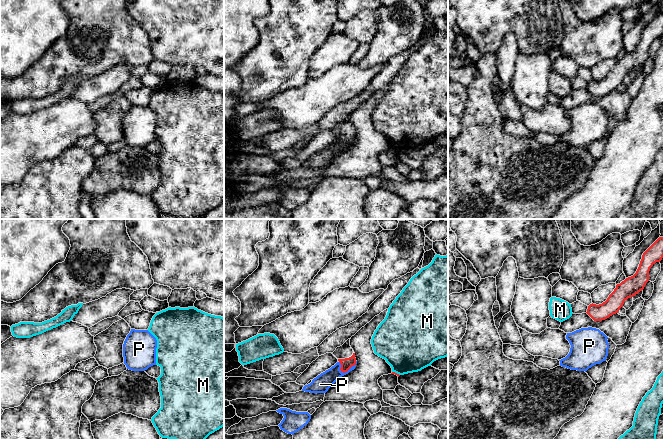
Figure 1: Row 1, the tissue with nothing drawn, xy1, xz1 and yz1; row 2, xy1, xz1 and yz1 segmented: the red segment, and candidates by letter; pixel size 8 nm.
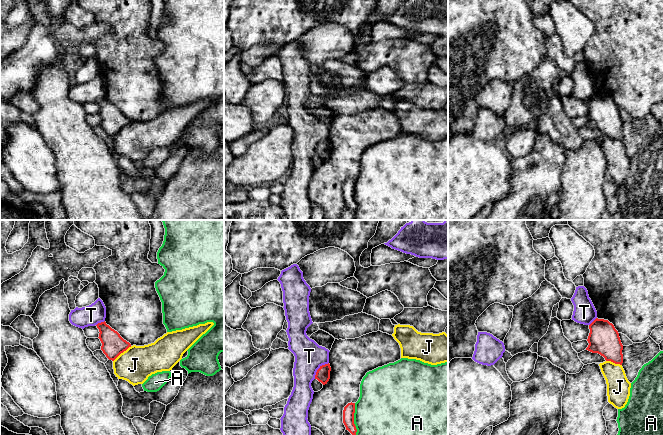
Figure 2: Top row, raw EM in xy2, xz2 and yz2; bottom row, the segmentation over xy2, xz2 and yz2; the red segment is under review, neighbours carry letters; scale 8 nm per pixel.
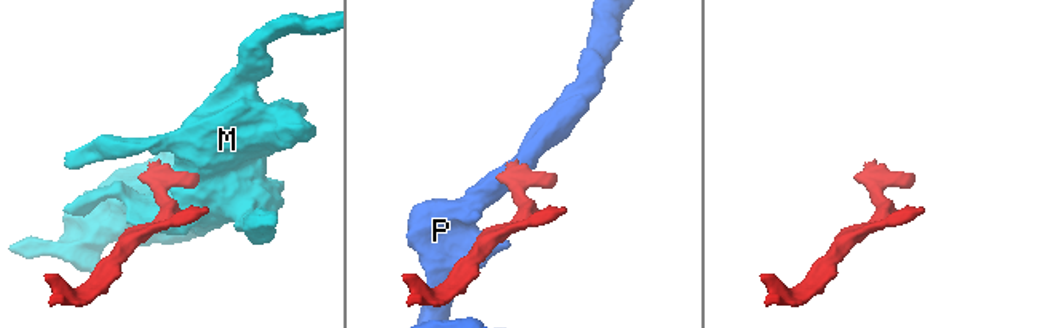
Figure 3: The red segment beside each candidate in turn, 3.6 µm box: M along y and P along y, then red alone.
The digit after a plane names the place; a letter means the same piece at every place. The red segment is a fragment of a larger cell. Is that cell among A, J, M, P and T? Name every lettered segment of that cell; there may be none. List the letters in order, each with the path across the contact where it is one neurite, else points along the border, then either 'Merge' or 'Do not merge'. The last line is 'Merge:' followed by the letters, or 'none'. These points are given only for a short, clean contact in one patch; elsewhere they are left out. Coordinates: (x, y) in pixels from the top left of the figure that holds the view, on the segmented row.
A: Do not merge
J: Do not merge
M: Boundary: xz1 (392, 371), (399, 375). Do not merge
P: Boundary: xz1 (356, 361), (346, 371), (340, 371). Do not merge
T: Boundary: xz2 (328, 362), (317, 370), (314, 378). Do not merge
Merge: none

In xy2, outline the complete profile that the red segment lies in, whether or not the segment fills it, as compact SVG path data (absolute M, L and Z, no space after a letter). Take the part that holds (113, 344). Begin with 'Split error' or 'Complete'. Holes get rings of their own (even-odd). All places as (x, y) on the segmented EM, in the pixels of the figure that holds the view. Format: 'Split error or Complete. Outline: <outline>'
Complete. Outline: M105 321L98 323L96 326L100 332L98 338L102 343L101 350L109 360L114 361L121 353L131 347L131 344L107 325Z

